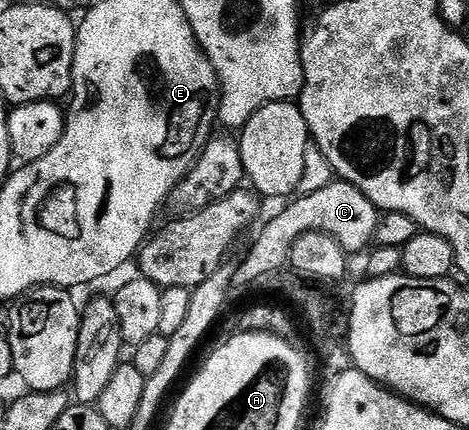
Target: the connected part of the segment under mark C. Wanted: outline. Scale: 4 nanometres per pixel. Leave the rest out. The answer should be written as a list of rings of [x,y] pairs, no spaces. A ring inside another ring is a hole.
[[[341,178],[331,180],[324,190],[316,194],[298,196],[291,199],[283,212],[278,212],[262,228],[262,233],[254,240],[250,253],[242,260],[242,265],[234,268],[233,287],[250,288],[261,280],[269,281],[287,267],[290,258],[290,247],[309,232],[323,232],[340,242],[348,254],[365,253],[374,244],[374,235],[378,229],[380,210],[356,186]]]

